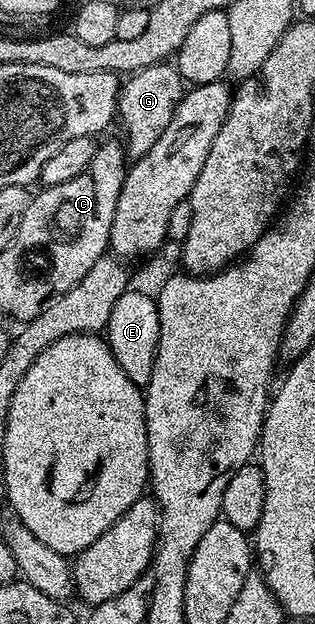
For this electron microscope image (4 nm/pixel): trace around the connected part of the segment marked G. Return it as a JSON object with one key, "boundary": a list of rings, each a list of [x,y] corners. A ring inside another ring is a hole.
{"boundary":[[[163,62],[142,68],[131,73],[123,81],[120,89],[118,116],[124,119],[124,136],[126,152],[129,157],[139,158],[146,155],[150,146],[162,138],[162,130],[170,126],[170,118],[174,118],[174,110],[184,97],[186,81],[180,76],[180,71],[171,63]]]}

